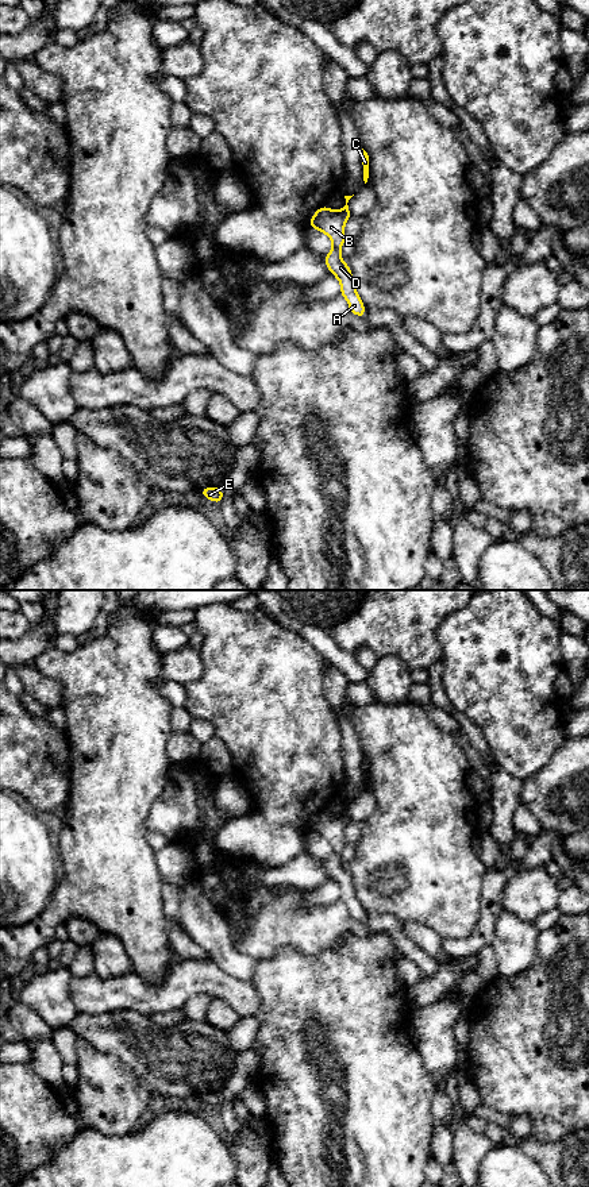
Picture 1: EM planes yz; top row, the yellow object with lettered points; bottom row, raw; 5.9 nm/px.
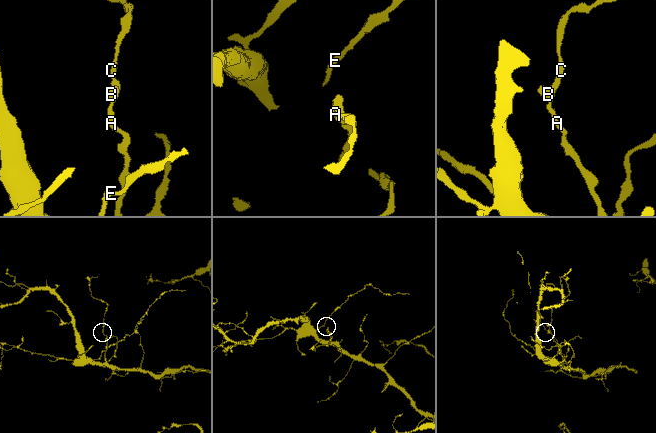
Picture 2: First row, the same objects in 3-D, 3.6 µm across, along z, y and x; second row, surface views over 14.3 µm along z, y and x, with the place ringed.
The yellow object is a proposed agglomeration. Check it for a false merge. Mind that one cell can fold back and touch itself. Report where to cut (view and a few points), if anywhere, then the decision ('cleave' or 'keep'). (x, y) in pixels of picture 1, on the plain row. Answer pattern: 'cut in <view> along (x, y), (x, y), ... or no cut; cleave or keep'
no cut; keep

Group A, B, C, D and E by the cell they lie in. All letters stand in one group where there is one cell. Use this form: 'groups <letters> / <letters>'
groups A B C D E

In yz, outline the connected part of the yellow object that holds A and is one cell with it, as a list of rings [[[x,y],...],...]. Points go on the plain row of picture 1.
[[[344,801],[346,810],[342,814],[332,816],[327,810],[319,813],[313,818],[309,830],[324,837],[332,845],[332,855],[324,862],[324,868],[331,879],[339,885],[340,899],[346,903],[350,917],[365,924],[365,910],[357,898],[353,878],[340,860],[340,852],[346,847],[344,829],[351,822],[347,810],[351,802]]]

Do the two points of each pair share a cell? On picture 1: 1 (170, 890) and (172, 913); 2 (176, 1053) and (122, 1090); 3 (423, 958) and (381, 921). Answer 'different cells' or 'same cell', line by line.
1: same cell
2: different cells
3: same cell

